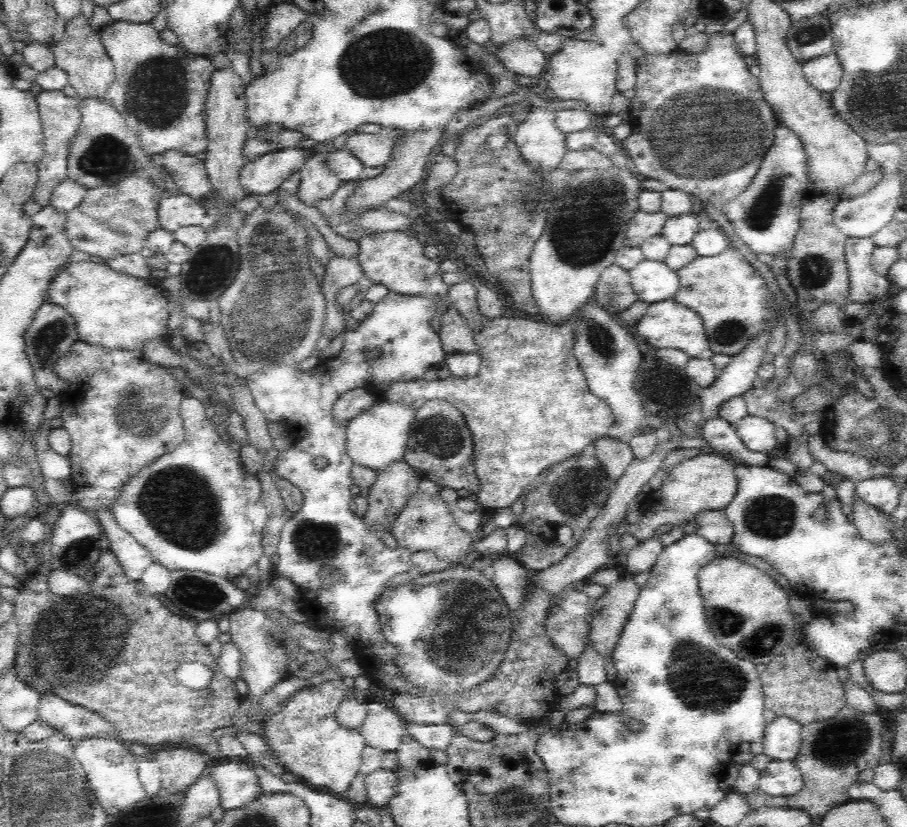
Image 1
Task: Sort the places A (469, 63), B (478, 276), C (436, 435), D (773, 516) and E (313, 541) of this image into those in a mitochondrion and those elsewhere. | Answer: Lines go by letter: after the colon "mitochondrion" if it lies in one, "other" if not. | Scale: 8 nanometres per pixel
A: other
B: other
C: mitochondrion
D: mitochondrion
E: mitochondrion

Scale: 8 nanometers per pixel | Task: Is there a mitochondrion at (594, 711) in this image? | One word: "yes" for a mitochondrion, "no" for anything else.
no

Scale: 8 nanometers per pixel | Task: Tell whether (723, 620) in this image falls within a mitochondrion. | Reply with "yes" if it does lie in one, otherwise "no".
yes

